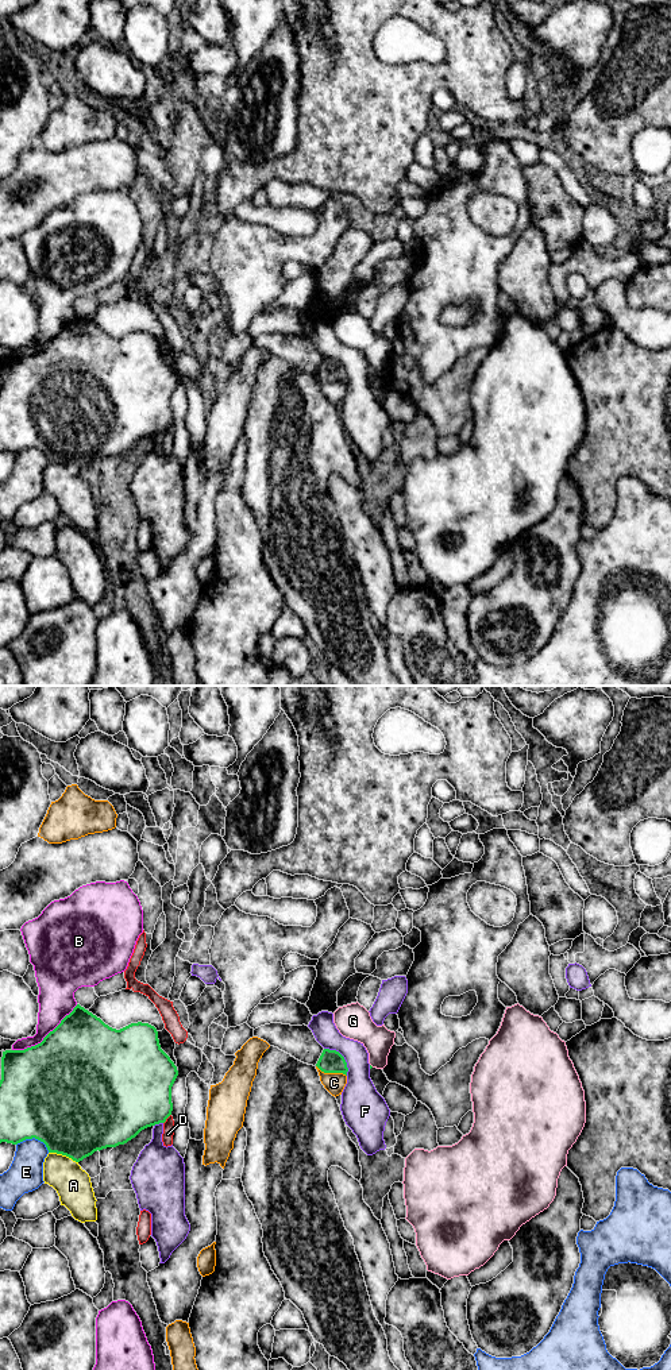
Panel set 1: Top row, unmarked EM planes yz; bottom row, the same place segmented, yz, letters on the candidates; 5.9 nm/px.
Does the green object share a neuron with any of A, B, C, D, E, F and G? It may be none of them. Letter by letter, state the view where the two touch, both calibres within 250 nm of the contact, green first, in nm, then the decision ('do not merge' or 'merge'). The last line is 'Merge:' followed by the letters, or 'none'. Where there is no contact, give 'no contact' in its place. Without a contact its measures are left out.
A: contact in yz; calibres 500 and 220 nm; do not merge
B: contact in yz; calibres 500 and 220 nm; do not merge
C: contact in yz; calibres 140 and 120 nm; do not merge
D: contact in yz; calibres 440 and 70 nm; do not merge
E: contact in yz; calibres 500 and 200 nm; do not merge
F: contact in yz; calibres 140 and 200 nm; do not merge
G: no contact; do not merge
Merge: none

